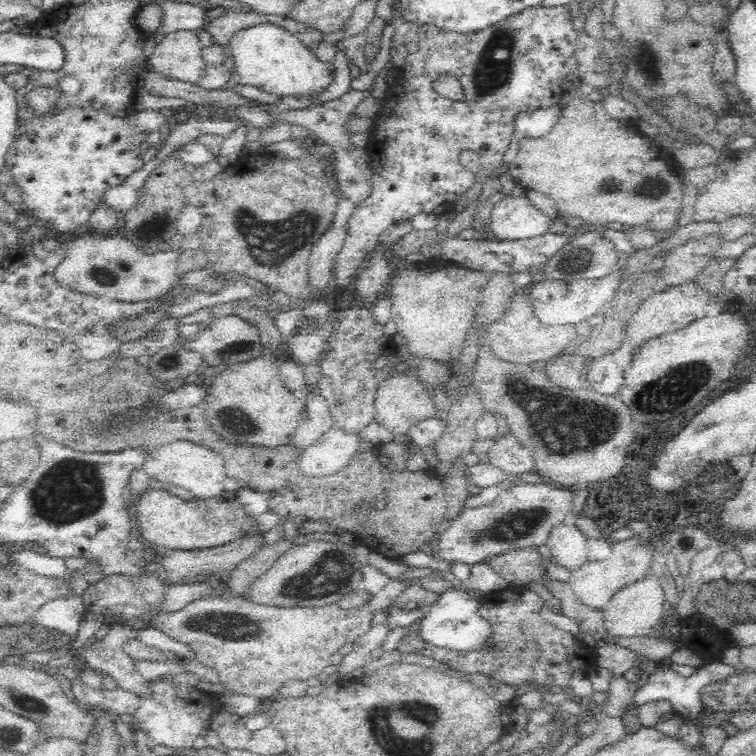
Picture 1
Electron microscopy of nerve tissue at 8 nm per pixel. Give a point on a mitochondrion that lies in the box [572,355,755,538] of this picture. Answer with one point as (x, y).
(660, 398)

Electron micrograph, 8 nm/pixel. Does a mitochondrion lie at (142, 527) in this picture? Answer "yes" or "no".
no

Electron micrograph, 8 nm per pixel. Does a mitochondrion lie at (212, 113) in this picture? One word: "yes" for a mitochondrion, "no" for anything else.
no

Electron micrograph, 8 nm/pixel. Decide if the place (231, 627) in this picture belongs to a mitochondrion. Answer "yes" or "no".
yes

